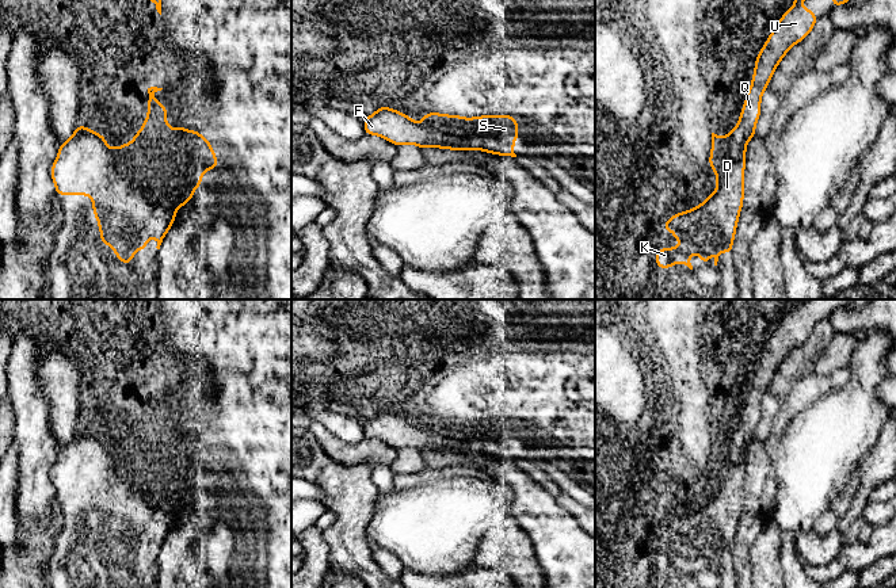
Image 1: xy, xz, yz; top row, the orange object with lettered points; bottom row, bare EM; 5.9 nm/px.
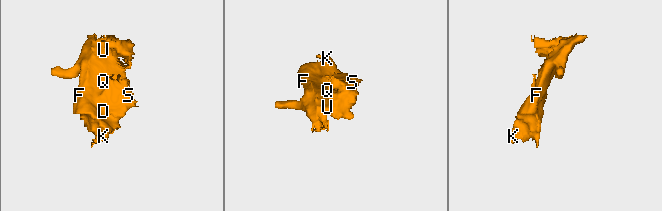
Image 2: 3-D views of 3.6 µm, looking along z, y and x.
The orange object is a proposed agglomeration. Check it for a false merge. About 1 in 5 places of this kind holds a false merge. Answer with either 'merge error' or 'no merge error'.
no merge error

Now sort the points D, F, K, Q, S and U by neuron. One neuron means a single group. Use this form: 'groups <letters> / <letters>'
groups D F K Q S U

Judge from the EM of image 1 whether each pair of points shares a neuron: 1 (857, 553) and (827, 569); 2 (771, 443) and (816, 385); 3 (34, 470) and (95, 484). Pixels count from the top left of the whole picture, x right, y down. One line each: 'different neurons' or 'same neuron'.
1: same neuron
2: same neuron
3: different neurons

